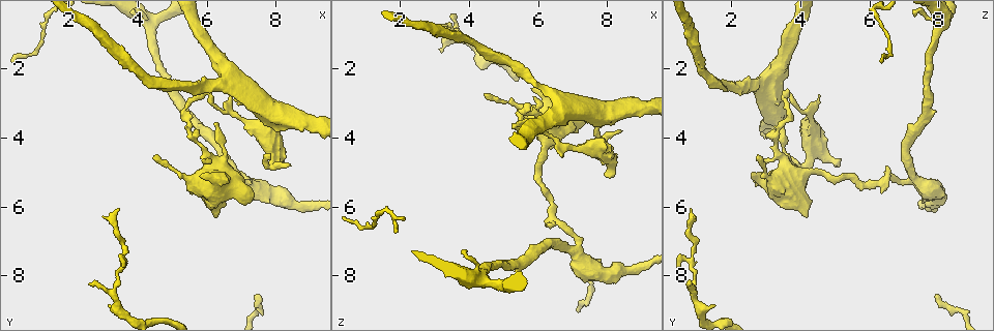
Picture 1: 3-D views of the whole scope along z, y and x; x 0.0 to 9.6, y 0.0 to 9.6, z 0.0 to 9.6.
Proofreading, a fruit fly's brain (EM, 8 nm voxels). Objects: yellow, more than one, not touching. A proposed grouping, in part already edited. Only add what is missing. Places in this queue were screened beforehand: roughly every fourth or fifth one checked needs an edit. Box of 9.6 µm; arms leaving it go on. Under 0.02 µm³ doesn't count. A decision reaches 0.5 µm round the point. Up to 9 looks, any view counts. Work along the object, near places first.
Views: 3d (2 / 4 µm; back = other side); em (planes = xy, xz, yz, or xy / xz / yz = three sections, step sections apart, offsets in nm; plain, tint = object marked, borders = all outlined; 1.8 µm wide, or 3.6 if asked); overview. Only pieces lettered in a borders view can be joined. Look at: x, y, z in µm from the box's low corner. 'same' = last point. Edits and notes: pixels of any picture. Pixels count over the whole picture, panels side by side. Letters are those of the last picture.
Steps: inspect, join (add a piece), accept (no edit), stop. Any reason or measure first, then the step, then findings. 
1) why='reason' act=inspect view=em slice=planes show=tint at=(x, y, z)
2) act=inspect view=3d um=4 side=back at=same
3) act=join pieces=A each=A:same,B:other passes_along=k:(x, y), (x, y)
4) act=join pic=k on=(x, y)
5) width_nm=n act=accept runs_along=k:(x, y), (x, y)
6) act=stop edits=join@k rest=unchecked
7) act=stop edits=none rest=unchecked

why='free end' act=inspect view=3d um=4 at=(8.45, 4.75, 3.75)

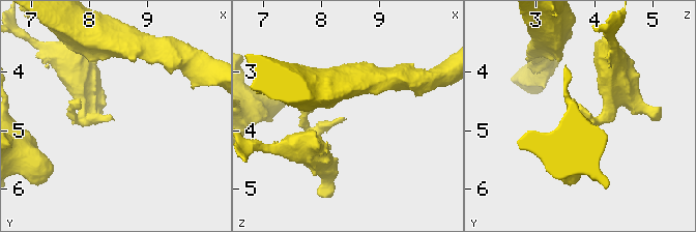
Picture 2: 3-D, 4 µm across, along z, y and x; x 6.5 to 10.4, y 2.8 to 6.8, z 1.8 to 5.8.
why='need the tissue' act=inspect view=em slice=xy step=4 show=tint at=(8.45, 4.85, 3.80)

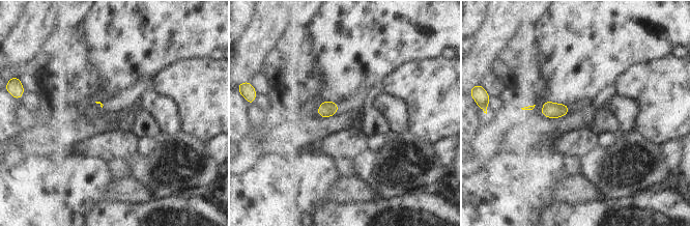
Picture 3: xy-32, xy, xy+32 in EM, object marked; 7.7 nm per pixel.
why='cut it another way' act=inspect view=em slice=planes show=borders at=same

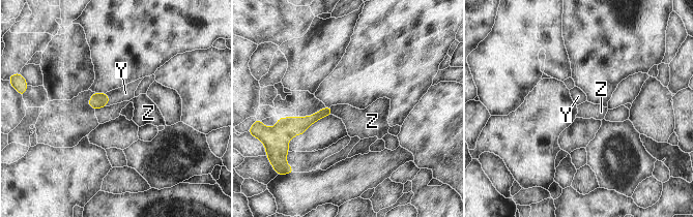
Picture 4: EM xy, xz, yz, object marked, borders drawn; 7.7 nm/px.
act=join pieces=Y each=Y:same,Z:other passes_along=4:(97, 100), (109, 99), (125, 93) found='the cell continues'

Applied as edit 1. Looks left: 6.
act=inspect view=overview

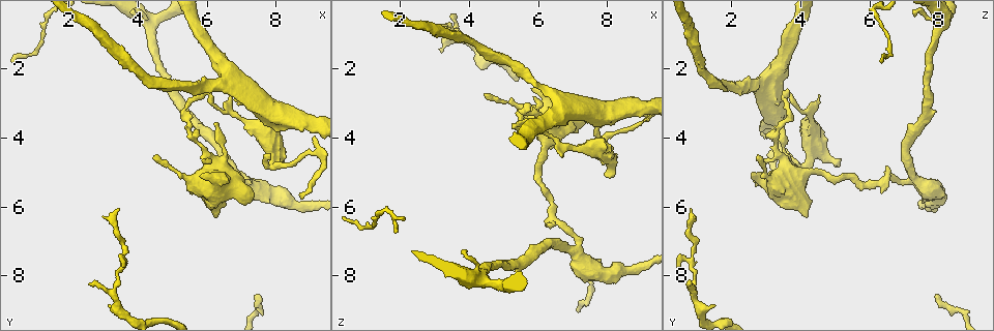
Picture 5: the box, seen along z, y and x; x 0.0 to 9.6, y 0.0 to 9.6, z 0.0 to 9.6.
why='tapers out' act=inspect view=em slice=planes show=borders at=(2.95, 6.20, 0.90)

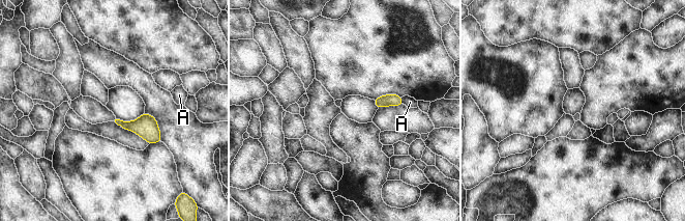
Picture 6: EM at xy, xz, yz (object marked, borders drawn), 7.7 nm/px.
act=accept each=A:other border=6:(400, 98), (403, 103) found='no lettered piece goes on from it'

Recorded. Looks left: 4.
act=stop edits=join@4 rest=unchecked

